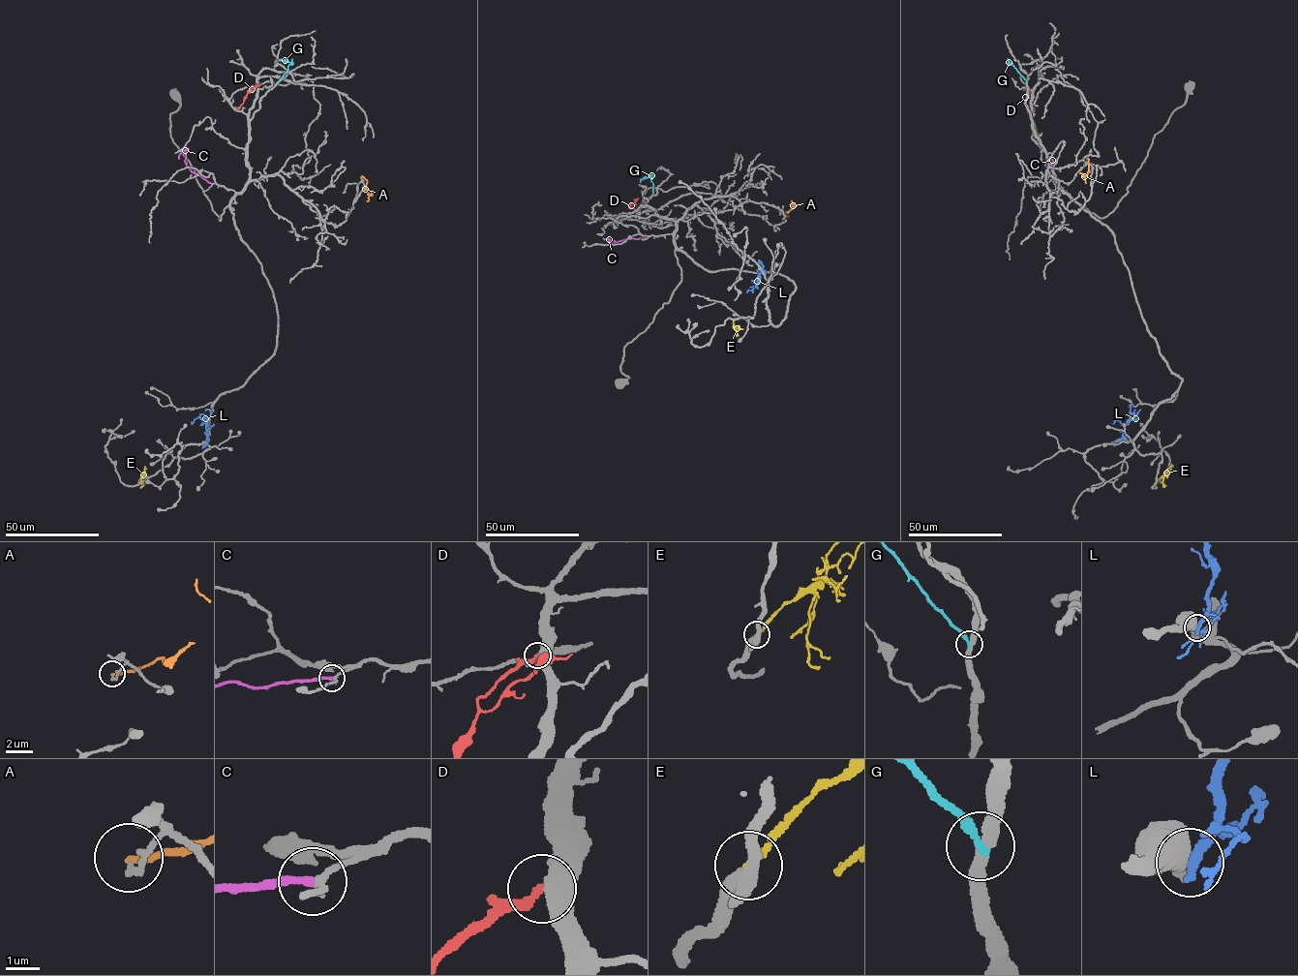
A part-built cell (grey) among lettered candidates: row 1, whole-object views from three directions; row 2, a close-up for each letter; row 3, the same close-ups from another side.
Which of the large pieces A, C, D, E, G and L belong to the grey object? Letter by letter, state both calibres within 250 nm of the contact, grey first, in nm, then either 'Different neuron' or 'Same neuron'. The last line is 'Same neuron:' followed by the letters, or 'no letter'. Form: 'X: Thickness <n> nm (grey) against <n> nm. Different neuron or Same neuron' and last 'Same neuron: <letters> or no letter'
A: Thickness 140 nm (grey) against 180 nm. Different neuron
C: Thickness 200 nm (grey) against 240 nm. Different neuron
D: Thickness 500 nm (grey) against 240 nm. Different neuron
E: Thickness 400 nm (grey) against 180 nm. Different neuron
G: Thickness 400 nm (grey) against 260 nm. Different neuron
L: Thickness 480 nm (grey) against 340 nm. Different neuron
Same neuron: no letter

